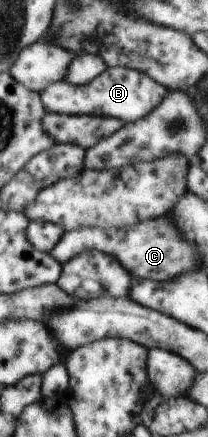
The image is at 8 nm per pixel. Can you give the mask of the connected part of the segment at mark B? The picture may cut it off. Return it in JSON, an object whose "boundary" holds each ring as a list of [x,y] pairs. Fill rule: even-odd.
{"boundary":[[[106,68],[97,78],[84,85],[74,85],[65,78],[42,90],[41,100],[47,113],[64,115],[101,115],[121,119],[124,124],[149,114],[166,98],[167,90],[148,74],[129,68]]]}

